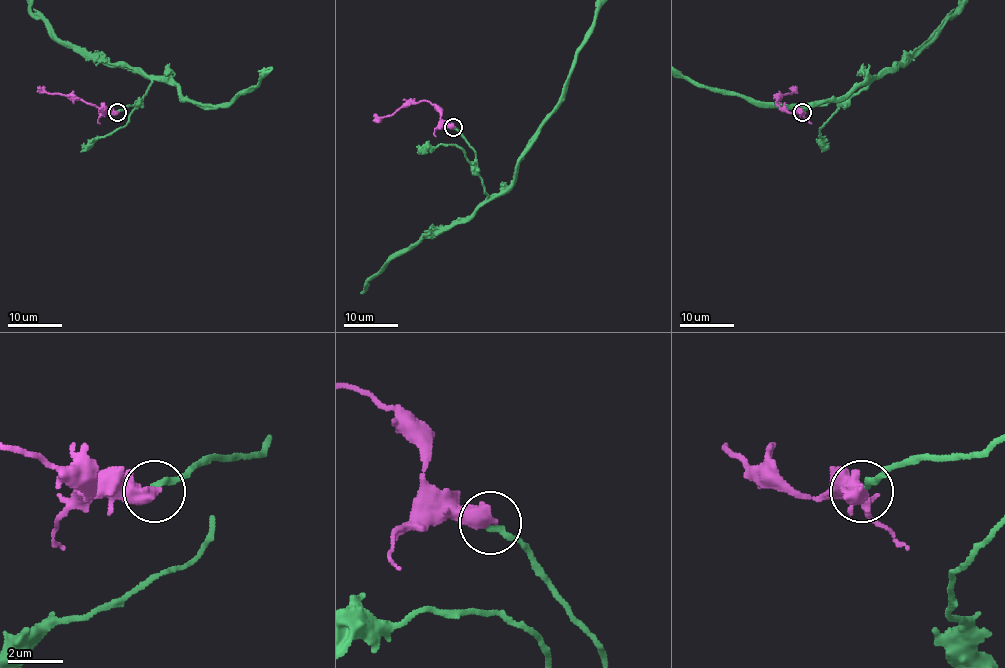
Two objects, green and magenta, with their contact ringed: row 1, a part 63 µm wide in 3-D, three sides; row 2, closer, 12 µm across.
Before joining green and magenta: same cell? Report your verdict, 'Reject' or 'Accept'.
Accept

